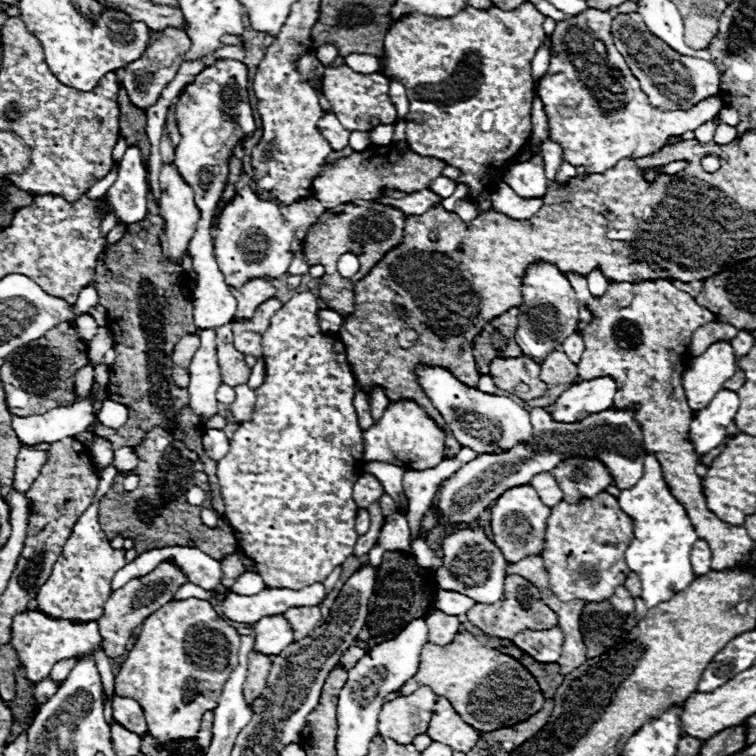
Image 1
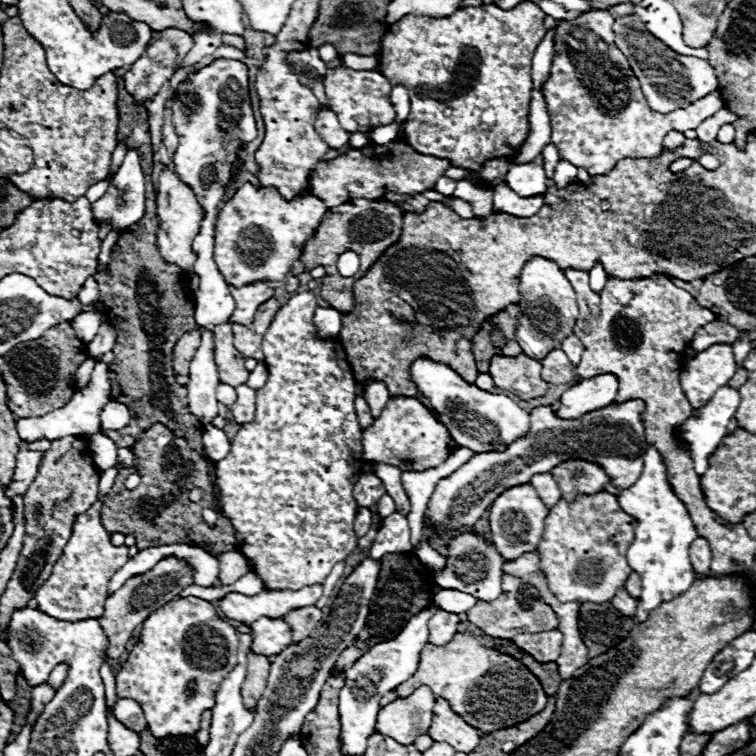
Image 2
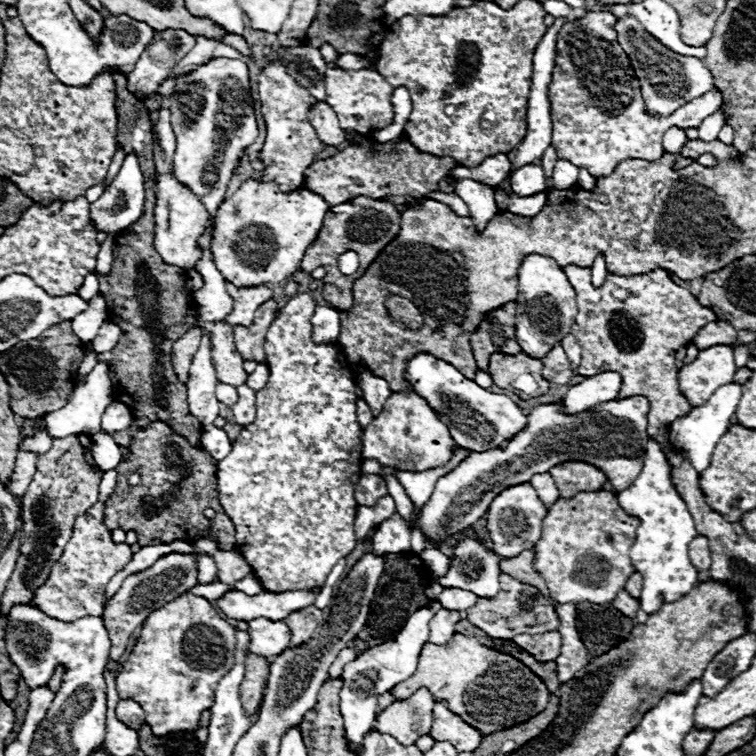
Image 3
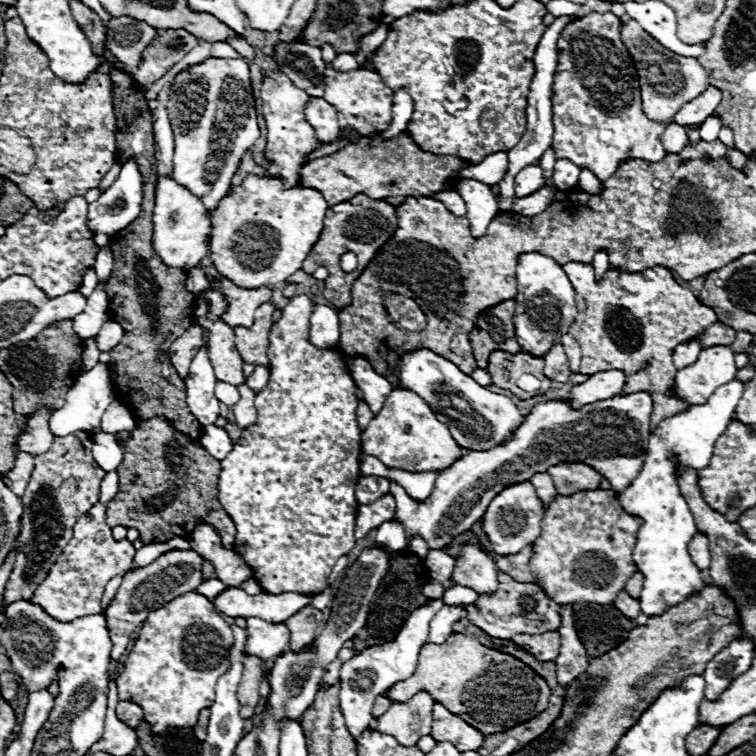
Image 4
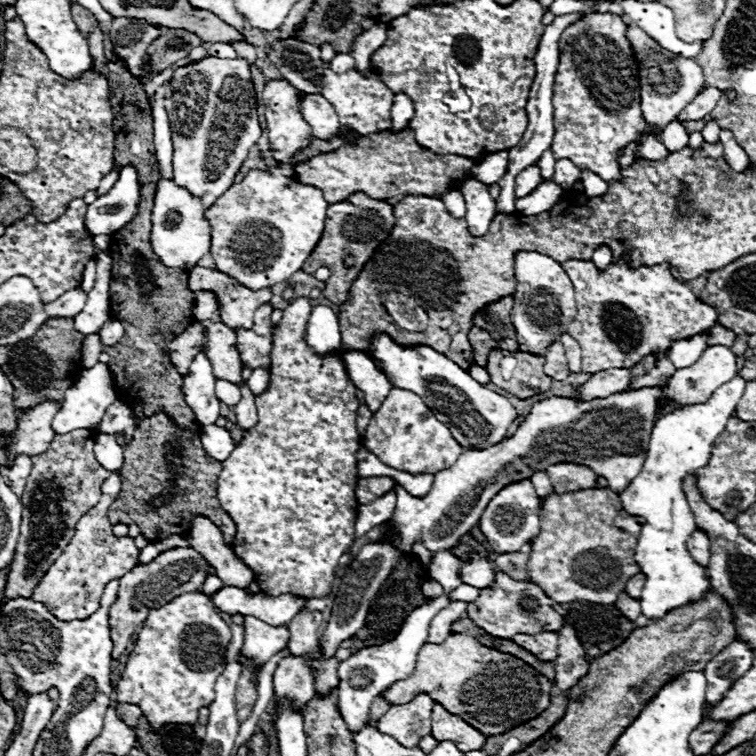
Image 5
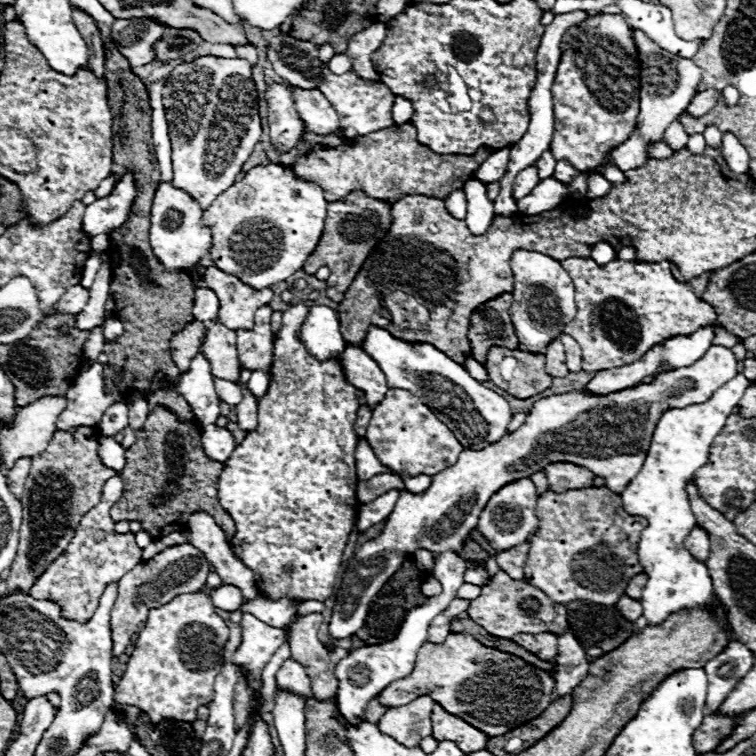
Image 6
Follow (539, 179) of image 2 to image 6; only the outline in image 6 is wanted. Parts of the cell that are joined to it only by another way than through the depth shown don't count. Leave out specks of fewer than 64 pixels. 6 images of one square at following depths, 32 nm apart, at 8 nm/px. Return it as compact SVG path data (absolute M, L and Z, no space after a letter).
M528 166L524 170L520 170L514 178L514 188L512 188L512 196L514 200L522 200L524 196L530 194L530 190L538 184L538 170L534 166Z

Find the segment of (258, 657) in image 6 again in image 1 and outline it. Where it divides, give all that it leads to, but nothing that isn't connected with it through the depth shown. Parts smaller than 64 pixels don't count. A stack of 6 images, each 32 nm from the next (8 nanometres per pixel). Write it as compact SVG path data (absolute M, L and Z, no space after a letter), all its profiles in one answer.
M284 616L262 618L252 624L254 652L266 656L278 656L288 644L294 642L294 632Z

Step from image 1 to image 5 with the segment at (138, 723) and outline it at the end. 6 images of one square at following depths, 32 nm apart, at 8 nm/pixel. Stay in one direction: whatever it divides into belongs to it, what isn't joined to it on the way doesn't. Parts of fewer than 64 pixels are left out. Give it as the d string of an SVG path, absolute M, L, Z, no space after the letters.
M118 704L118 706L116 706L116 712L118 712L118 718L120 718L122 722L130 724L132 728L136 728L138 718L142 716L142 710L140 710L138 706L134 706L134 704Z

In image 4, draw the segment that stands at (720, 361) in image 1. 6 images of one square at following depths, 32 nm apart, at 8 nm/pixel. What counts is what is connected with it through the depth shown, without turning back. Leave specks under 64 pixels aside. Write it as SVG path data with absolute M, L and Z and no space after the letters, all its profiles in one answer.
M728 346L704 348L698 362L676 372L674 392L688 404L704 404L718 386L734 380L736 370L734 352Z

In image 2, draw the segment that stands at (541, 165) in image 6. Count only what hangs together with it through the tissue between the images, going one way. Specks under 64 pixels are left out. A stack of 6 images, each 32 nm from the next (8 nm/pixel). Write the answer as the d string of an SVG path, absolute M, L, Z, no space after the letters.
M548 144L548 146L542 150L542 166L544 166L548 178L554 176L554 170L556 170L556 164L558 164L558 162L560 162L558 148L556 148L554 144Z

